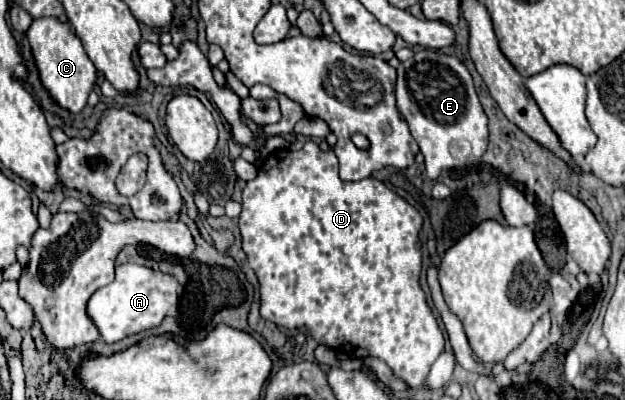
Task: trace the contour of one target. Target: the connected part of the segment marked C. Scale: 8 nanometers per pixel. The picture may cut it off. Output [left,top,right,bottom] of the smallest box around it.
[27,16,97,112]

